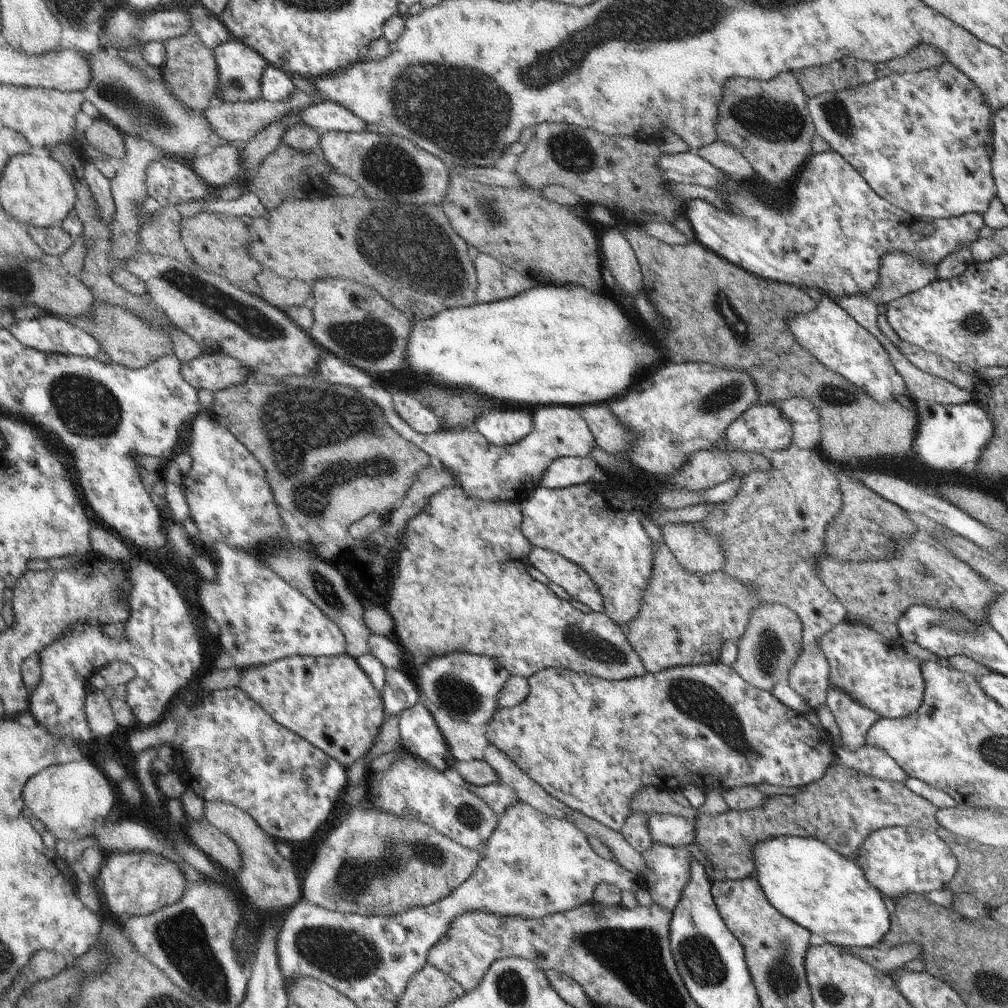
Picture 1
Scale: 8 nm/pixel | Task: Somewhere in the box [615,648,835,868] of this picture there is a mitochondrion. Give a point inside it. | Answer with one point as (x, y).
(702, 702)

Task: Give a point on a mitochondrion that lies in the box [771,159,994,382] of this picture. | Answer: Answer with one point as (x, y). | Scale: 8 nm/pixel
(975, 324)

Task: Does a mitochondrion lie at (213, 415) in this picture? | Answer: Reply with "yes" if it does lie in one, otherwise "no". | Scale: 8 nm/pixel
no

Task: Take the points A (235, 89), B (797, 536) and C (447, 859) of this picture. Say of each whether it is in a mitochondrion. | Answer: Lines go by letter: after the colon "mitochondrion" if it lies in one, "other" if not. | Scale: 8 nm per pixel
A: mitochondrion
B: mitochondrion
C: mitochondrion

